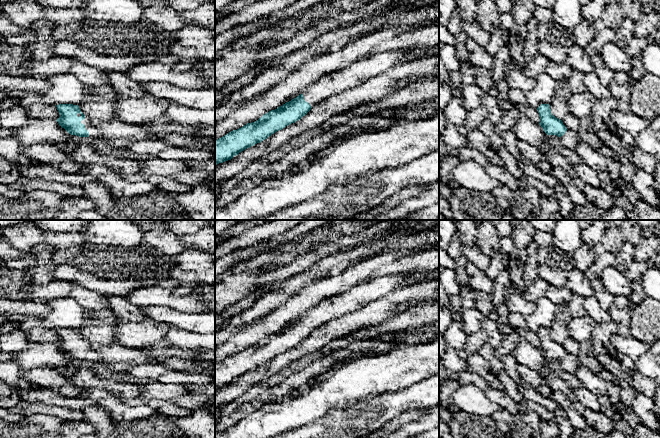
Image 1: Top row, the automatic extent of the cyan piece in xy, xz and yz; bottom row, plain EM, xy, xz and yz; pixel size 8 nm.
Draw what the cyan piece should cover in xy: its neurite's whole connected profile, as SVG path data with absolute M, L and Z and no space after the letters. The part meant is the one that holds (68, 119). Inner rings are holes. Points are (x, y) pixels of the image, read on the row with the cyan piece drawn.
M59 104L56 105L60 117L56 120L69 134L79 137L99 137L100 128L91 123L91 119L85 116L78 105Z

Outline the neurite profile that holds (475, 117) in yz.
M482 105L474 110L469 110L467 113L464 125L471 130L478 129L479 125L488 118L488 112Z

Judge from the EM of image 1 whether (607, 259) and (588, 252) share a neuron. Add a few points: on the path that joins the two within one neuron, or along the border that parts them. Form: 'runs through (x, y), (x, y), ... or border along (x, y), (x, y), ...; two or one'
border along (596, 258), (583, 271); two

